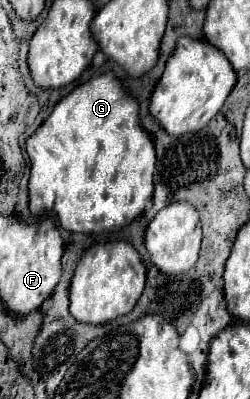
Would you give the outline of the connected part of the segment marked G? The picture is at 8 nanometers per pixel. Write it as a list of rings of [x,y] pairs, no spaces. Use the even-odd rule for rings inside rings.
[[[105,72],[77,86],[65,96],[51,116],[27,138],[27,154],[31,160],[29,176],[29,210],[31,214],[53,212],[59,224],[69,232],[103,234],[121,230],[139,218],[153,194],[155,146],[139,124],[139,104],[129,96],[119,80]]]

